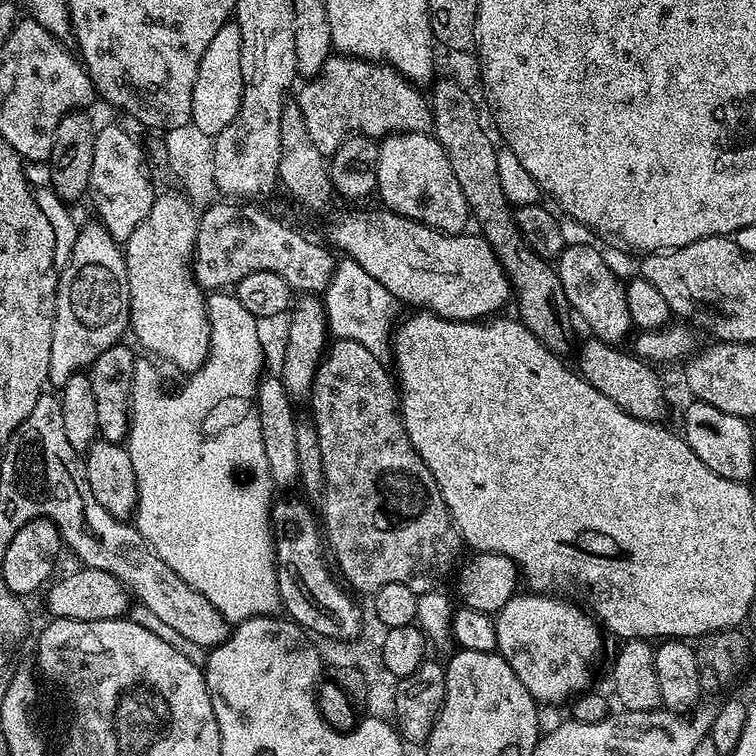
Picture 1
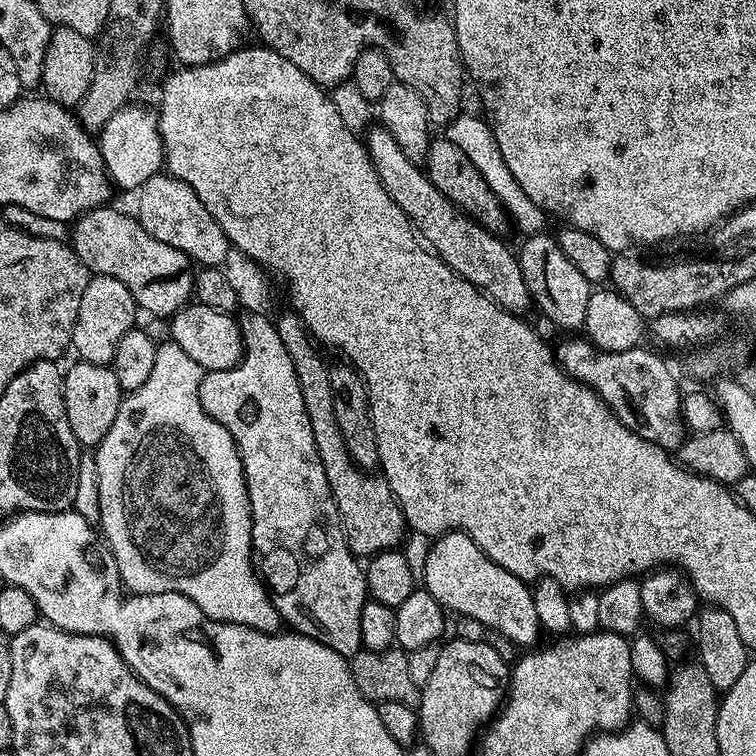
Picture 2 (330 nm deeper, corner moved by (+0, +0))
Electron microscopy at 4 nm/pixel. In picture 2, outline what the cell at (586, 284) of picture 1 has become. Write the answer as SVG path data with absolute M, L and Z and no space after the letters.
M537 234L529 236L523 241L525 244L518 248L518 259L522 278L526 278L526 286L532 295L532 303L552 324L557 324L560 328L565 328L565 333L572 334L577 330L583 329L586 322L586 306L590 296L594 291L593 285L589 284L586 278L562 254L560 244L555 235Z

